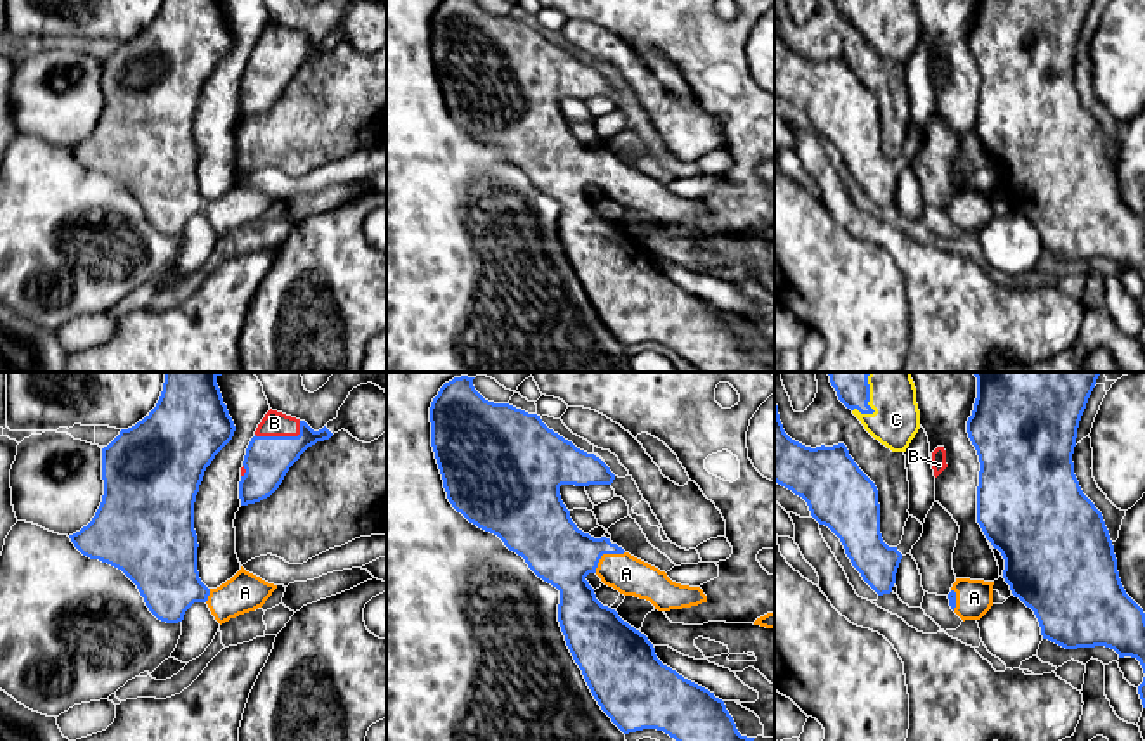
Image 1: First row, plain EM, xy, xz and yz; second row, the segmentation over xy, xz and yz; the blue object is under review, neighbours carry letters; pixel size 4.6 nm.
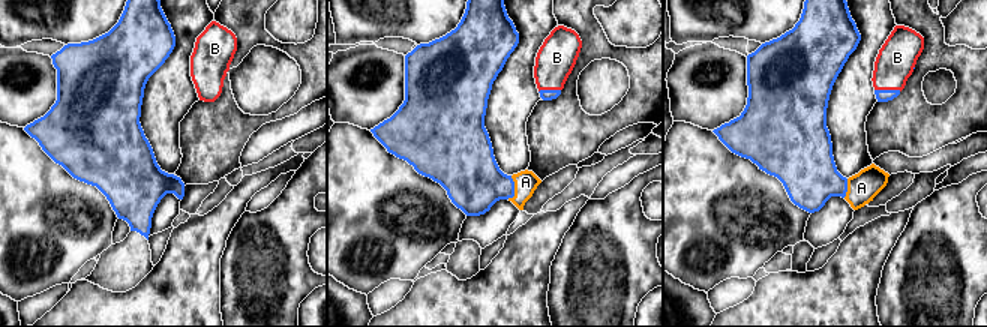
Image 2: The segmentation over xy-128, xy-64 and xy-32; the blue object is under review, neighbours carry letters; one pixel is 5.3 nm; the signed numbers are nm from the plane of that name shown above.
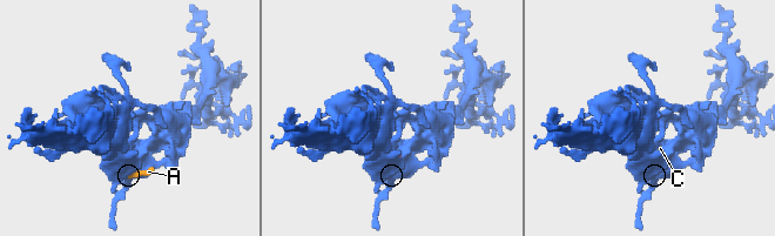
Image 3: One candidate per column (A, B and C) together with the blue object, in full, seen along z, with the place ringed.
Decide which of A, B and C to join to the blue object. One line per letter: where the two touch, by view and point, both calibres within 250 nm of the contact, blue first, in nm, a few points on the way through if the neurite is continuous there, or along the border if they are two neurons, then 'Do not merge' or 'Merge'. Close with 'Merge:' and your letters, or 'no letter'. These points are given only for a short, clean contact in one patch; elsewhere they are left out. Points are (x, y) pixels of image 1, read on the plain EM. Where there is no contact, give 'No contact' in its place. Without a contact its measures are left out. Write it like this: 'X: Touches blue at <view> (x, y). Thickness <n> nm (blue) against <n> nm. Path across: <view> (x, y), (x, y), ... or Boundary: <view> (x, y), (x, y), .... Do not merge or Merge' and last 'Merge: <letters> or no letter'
A: Touches blue at xz (605, 165). Thickness 300 nm (blue) against 180 nm. Path across: xz (555, 161), (563, 165), (605, 165), (626, 186). Merge
B: Touches blue at xy (283, 49). Thickness 220 nm (blue) against 120 nm. Path across: xy (267, 71), (283, 49), (274, 35). Merge
C: Touches blue at yz (873, 23). Thickness 100 nm (blue) against 220 nm. Merge
Merge: A, B, C

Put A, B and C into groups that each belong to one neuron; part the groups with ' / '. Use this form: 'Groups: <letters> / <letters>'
Groups: A B C

